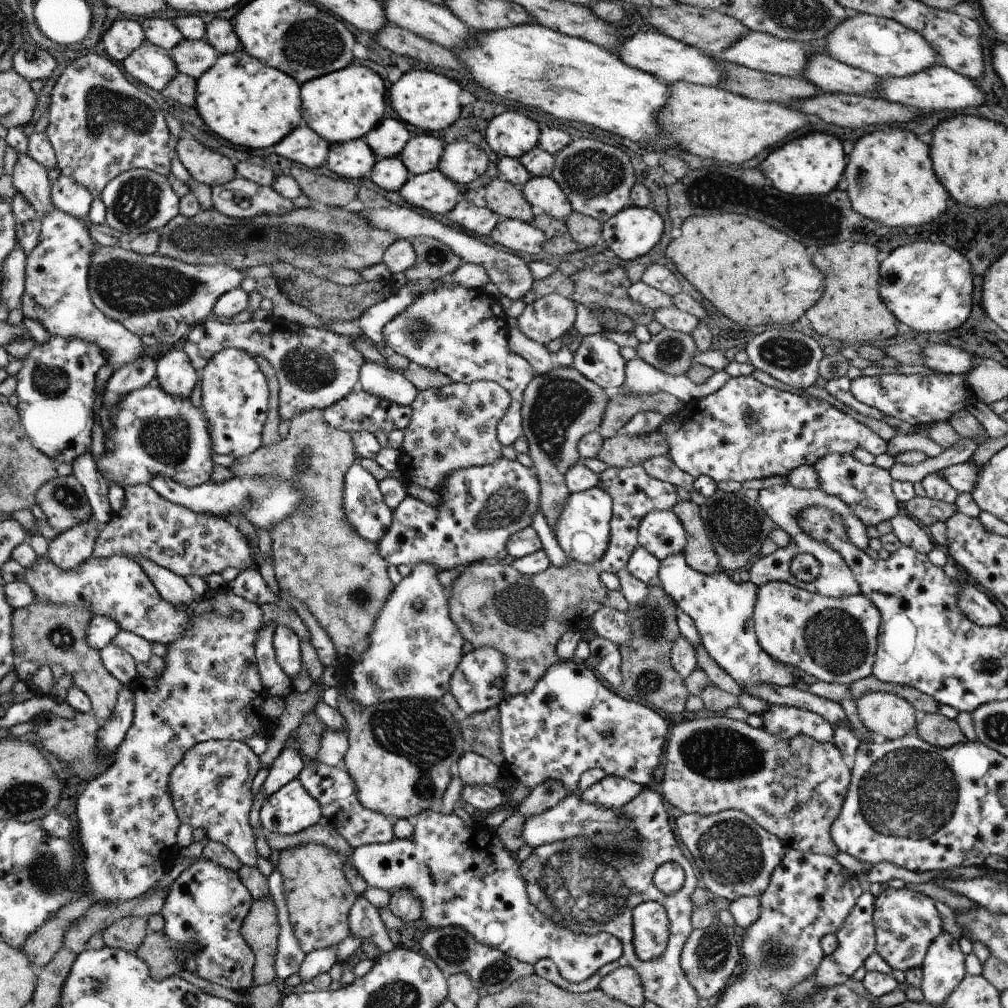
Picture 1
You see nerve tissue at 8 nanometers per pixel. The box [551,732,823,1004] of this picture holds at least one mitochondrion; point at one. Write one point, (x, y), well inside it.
(745, 849)

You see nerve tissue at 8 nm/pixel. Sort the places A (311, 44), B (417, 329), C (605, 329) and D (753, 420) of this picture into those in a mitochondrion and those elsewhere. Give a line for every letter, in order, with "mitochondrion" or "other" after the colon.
A: mitochondrion
B: mitochondrion
C: other
D: mitochondrion

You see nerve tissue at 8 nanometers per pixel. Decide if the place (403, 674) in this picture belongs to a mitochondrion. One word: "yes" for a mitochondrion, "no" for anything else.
yes

